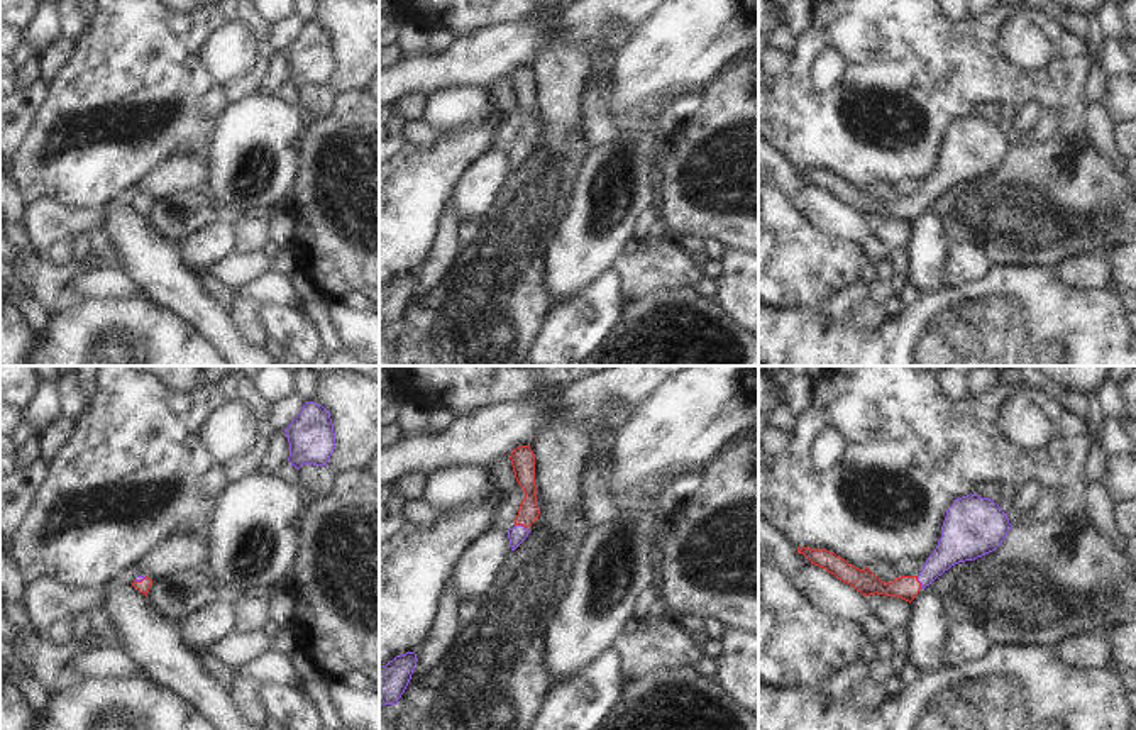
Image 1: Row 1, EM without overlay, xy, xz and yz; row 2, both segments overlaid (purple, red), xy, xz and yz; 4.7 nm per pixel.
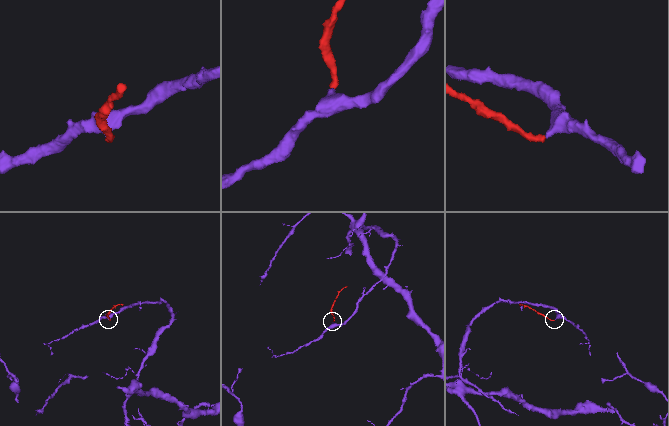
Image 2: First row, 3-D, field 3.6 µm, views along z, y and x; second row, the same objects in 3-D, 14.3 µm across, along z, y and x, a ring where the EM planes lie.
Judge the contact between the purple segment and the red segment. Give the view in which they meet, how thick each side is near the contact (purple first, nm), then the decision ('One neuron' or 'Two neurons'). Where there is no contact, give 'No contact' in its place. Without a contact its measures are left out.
Touches purple in xz. Thickness 80 nm (purple) against 100 nm. One neuron.

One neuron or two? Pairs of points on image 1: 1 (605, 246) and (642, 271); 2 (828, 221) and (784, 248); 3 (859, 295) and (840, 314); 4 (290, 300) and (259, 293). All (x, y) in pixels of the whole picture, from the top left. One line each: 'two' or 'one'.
1: two
2: two
3: one
4: one

